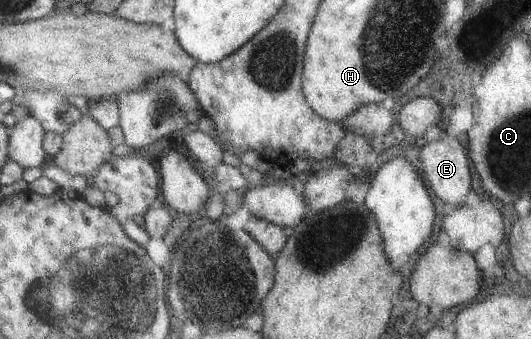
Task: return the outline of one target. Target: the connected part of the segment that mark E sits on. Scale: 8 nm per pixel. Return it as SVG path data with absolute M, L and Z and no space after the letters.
M443 130L441 140L426 141L425 146L419 150L419 166L423 172L423 178L431 192L449 206L459 206L465 204L465 196L471 190L469 178L469 166L467 165L467 156L465 148L455 138L447 137Z

